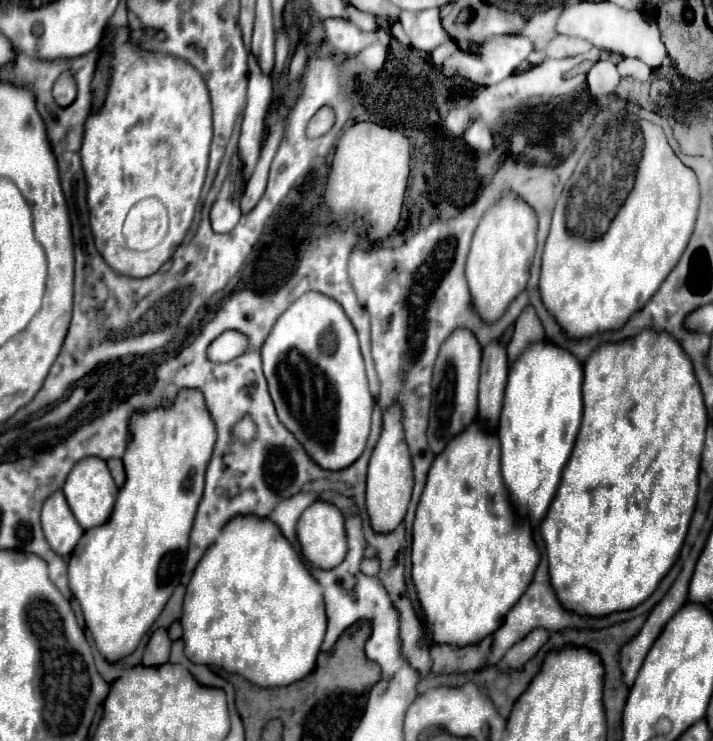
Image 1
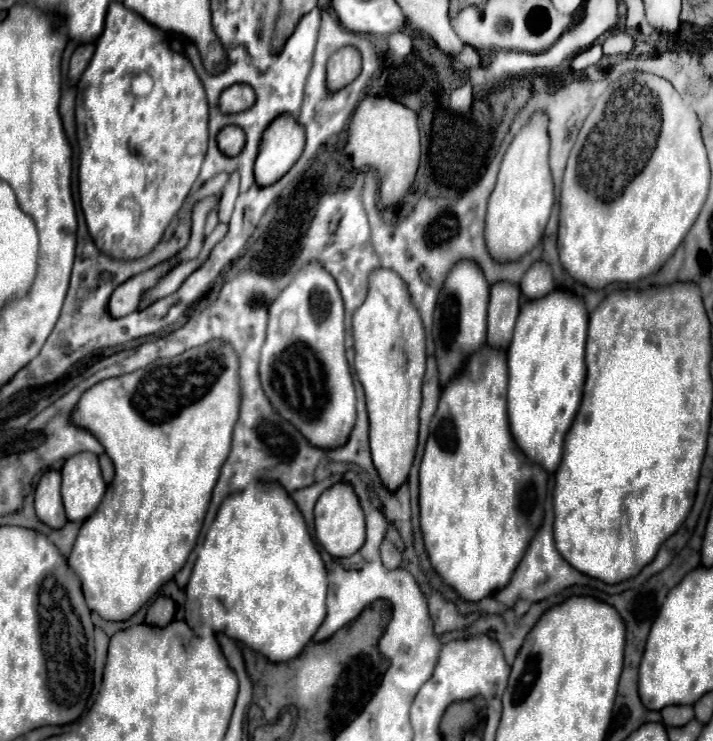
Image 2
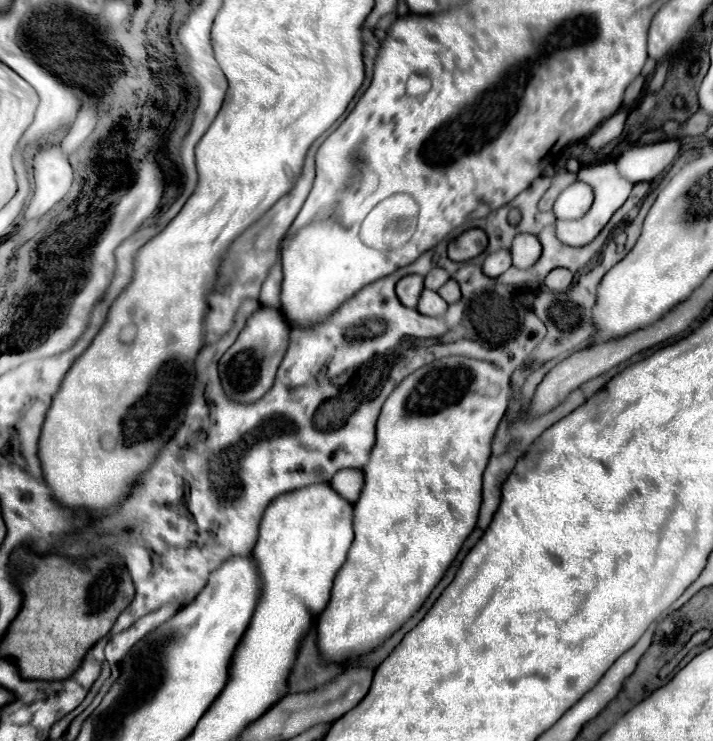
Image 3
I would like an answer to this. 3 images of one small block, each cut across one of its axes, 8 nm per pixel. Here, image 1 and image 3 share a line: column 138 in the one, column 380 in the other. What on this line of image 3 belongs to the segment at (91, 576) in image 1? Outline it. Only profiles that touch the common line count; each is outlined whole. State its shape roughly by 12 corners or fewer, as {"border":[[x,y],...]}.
{"border":[[446,356],[392,390],[318,616],[344,666],[476,526],[510,378]]}

